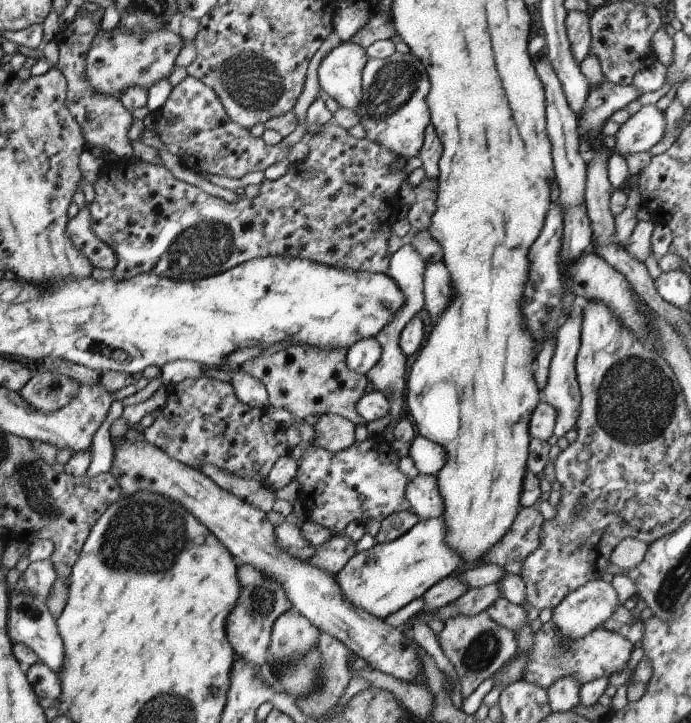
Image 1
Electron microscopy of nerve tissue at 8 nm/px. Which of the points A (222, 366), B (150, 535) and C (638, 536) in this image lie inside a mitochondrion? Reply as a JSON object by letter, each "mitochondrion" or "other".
{"A":"other","B":"mitochondrion","C":"other"}

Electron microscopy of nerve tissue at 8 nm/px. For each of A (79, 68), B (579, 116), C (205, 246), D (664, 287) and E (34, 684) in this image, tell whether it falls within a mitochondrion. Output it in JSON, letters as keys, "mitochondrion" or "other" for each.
{"A":"other","B":"other","C":"mitochondrion","D":"other","E":"other"}

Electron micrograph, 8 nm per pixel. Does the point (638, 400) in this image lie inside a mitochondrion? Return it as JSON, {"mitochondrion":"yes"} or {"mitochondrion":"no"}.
{"mitochondrion":"yes"}

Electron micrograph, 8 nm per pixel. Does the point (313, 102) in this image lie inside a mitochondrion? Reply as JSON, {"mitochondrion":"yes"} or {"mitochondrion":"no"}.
{"mitochondrion":"no"}

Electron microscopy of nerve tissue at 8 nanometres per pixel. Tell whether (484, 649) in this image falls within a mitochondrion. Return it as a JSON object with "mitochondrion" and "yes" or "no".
{"mitochondrion":"yes"}

